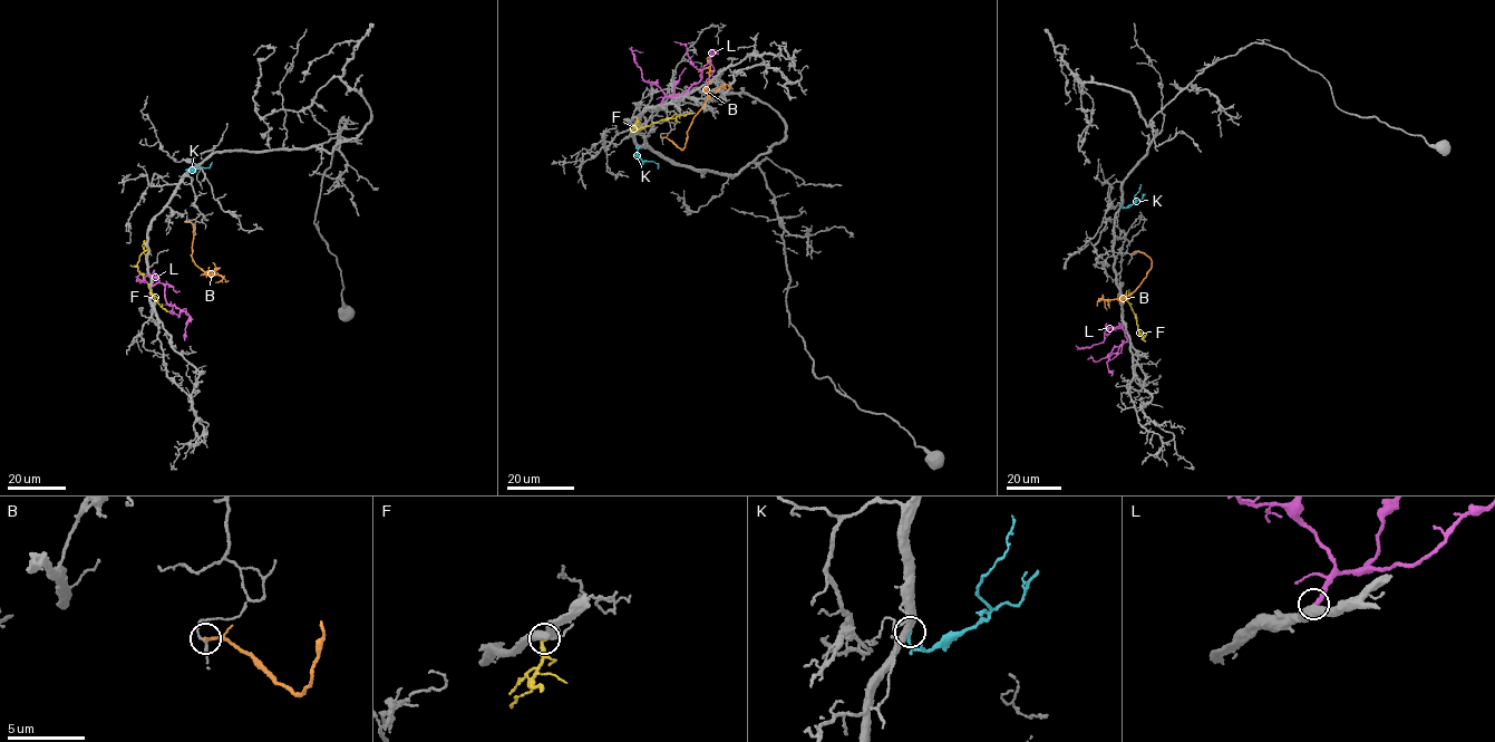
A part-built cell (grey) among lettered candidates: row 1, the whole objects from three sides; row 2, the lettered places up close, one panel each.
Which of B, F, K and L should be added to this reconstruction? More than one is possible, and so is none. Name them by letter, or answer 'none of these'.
K

